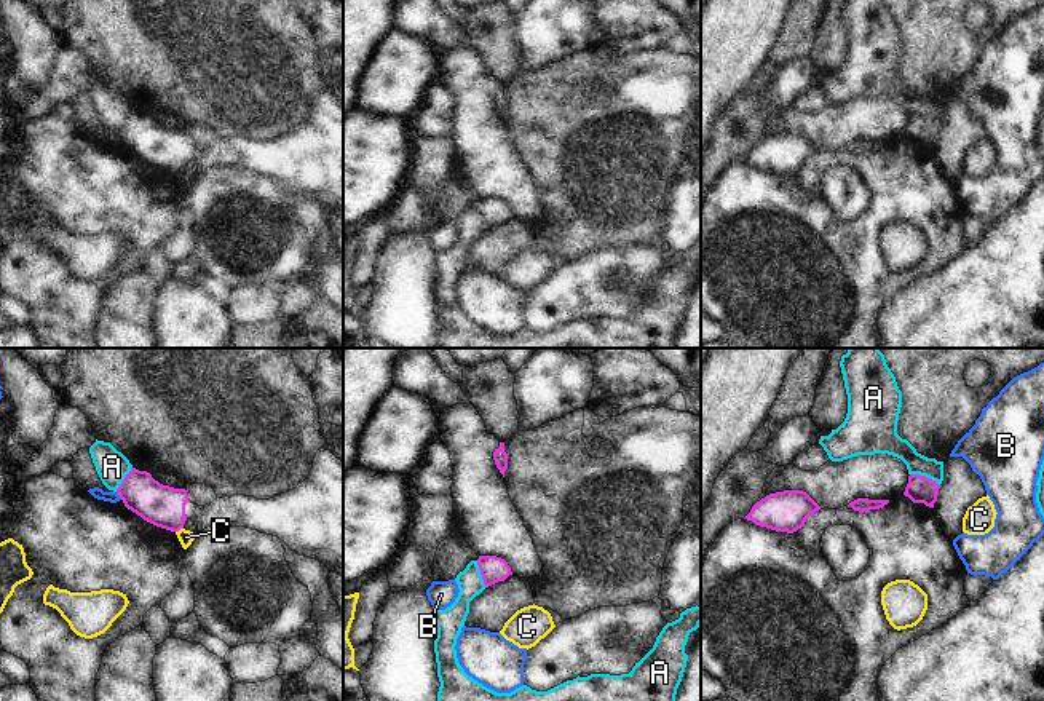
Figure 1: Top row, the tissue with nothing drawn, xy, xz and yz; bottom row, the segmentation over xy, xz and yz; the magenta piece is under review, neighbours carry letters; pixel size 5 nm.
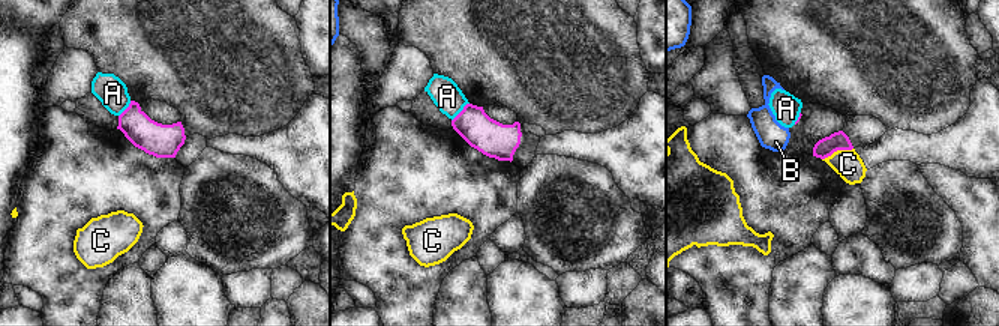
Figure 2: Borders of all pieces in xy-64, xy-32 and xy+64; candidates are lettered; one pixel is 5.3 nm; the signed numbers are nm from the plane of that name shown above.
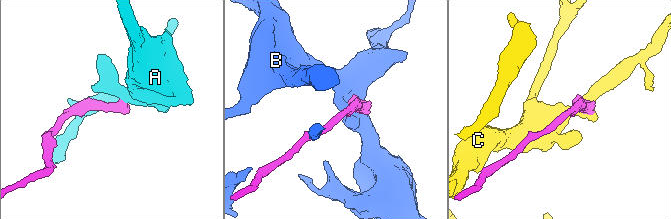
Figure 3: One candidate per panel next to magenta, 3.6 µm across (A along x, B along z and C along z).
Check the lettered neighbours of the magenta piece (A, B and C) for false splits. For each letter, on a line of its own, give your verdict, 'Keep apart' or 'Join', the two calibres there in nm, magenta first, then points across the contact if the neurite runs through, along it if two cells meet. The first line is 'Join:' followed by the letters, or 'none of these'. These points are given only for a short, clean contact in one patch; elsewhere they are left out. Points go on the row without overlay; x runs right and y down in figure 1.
Join: none of these
A: Keep apart. Thickness 140 nm (magenta) against 120 nm. Boundary: yz (910, 115), (928, 118), (939, 128)
B: Keep apart. Thickness 200 nm (magenta) against 60 nm. Boundary: xy (115, 134), (122, 141)
C: Keep apart. Thickness 200 nm (magenta) against 80 nm. Boundary: xy (182, 170), (176, 174)

